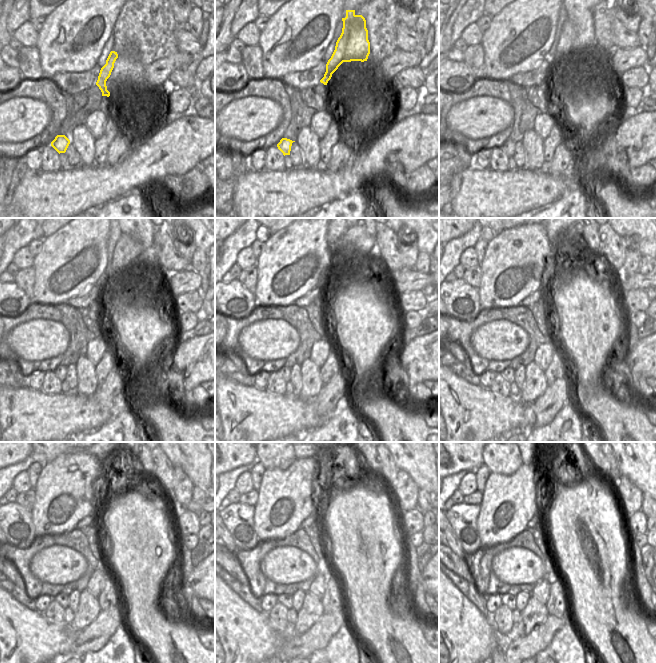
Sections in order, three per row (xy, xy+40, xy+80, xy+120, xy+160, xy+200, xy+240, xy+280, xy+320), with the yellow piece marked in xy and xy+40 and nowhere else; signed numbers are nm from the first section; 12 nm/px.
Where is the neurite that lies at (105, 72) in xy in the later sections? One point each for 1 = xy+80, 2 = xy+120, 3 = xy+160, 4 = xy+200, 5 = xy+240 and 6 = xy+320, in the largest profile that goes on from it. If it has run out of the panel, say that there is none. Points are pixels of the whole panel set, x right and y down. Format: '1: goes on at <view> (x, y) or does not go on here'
1: goes on at xy+80 (577, 33)
2: goes on at xy+120 (128, 249)
3: goes on at xy+160 (358, 239)
4: goes on at xy+200 (590, 238)
5: goes on at xy+240 (145, 462)
6: goes on at xy+320 (600, 463)

